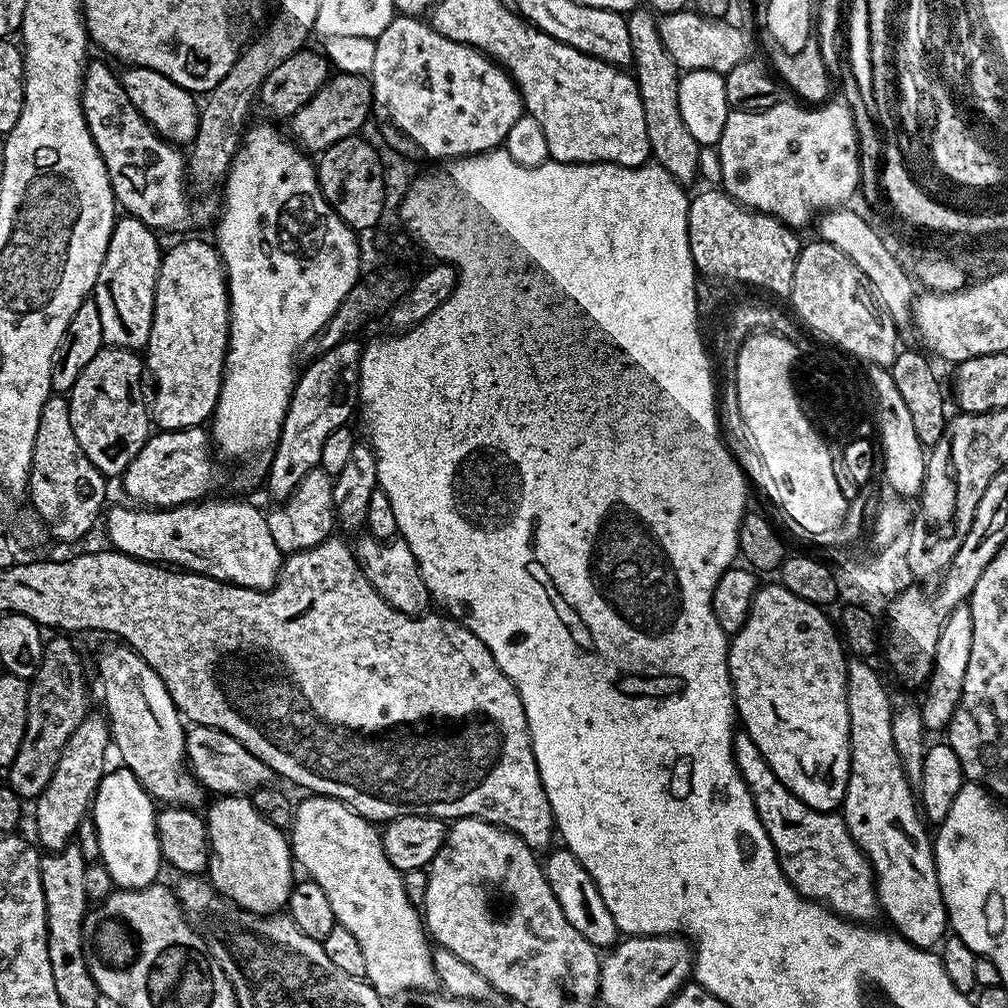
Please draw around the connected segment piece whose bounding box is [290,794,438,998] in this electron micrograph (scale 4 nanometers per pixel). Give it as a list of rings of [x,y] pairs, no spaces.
[[[308,794],[305,795],[305,797],[305,800],[302,801],[301,804],[297,803],[294,808],[294,819],[290,827],[290,847],[292,854],[295,863],[299,865],[299,867],[301,864],[301,866],[308,871],[305,872],[307,879],[313,880],[318,886],[322,886],[322,891],[326,893],[326,898],[334,910],[336,923],[346,926],[346,930],[350,930],[350,934],[354,934],[354,938],[357,940],[358,946],[362,950],[364,961],[366,962],[367,983],[372,985],[372,989],[376,991],[381,998],[396,996],[399,992],[416,992],[416,994],[431,993],[438,984],[436,971],[434,970],[434,962],[432,961],[434,948],[430,943],[429,933],[426,931],[426,925],[421,913],[418,911],[417,905],[412,904],[410,898],[406,898],[403,875],[393,866],[390,862],[390,858],[386,858],[386,850],[384,849],[382,836],[378,831],[377,825],[373,823],[373,821],[366,820],[363,816],[359,816],[357,812],[353,812],[347,804],[343,804],[340,800],[335,800],[329,796],[317,796],[315,794]]]

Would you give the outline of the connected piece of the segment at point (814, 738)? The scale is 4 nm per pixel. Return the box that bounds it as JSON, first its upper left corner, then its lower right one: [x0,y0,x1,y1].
[728,582,850,812]

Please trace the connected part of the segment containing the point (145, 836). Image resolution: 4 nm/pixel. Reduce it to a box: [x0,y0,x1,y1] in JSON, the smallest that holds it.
[90,766,164,891]

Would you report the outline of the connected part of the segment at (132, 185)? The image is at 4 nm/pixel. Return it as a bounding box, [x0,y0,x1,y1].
[80,64,192,233]

